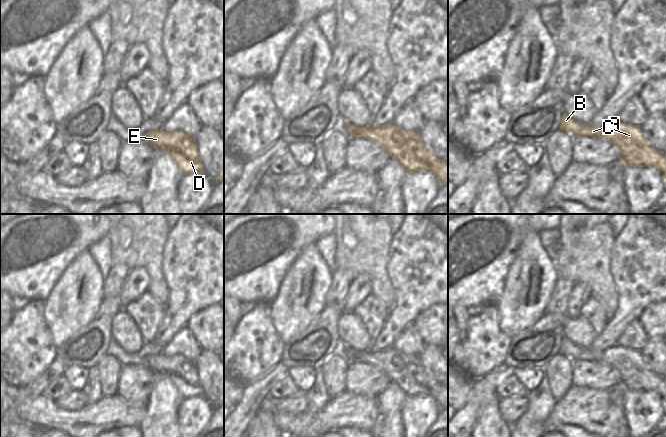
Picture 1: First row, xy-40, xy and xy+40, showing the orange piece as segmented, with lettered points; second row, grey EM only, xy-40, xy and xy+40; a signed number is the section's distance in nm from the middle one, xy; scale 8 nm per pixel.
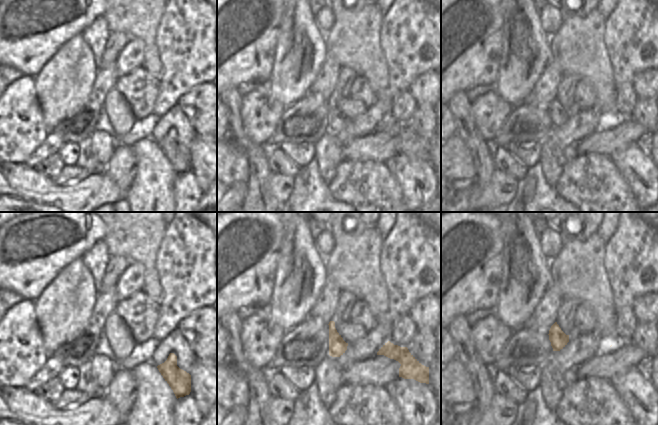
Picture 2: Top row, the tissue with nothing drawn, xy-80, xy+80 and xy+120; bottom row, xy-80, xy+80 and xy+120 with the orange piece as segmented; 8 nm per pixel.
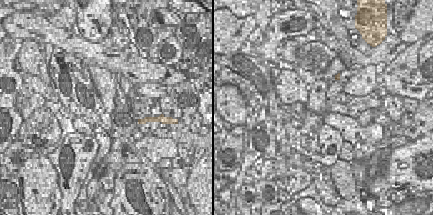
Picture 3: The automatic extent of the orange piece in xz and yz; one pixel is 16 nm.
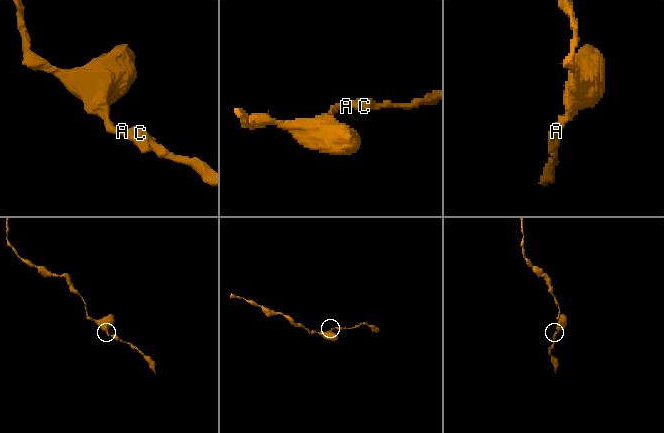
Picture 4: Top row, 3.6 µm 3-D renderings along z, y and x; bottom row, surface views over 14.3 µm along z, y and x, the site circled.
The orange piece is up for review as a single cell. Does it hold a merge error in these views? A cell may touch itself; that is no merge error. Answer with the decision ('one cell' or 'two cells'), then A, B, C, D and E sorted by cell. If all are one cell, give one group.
one cell | A B C D E

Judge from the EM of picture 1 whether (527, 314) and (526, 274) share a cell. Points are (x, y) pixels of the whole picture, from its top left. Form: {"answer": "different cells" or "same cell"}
{"answer": "same cell"}

